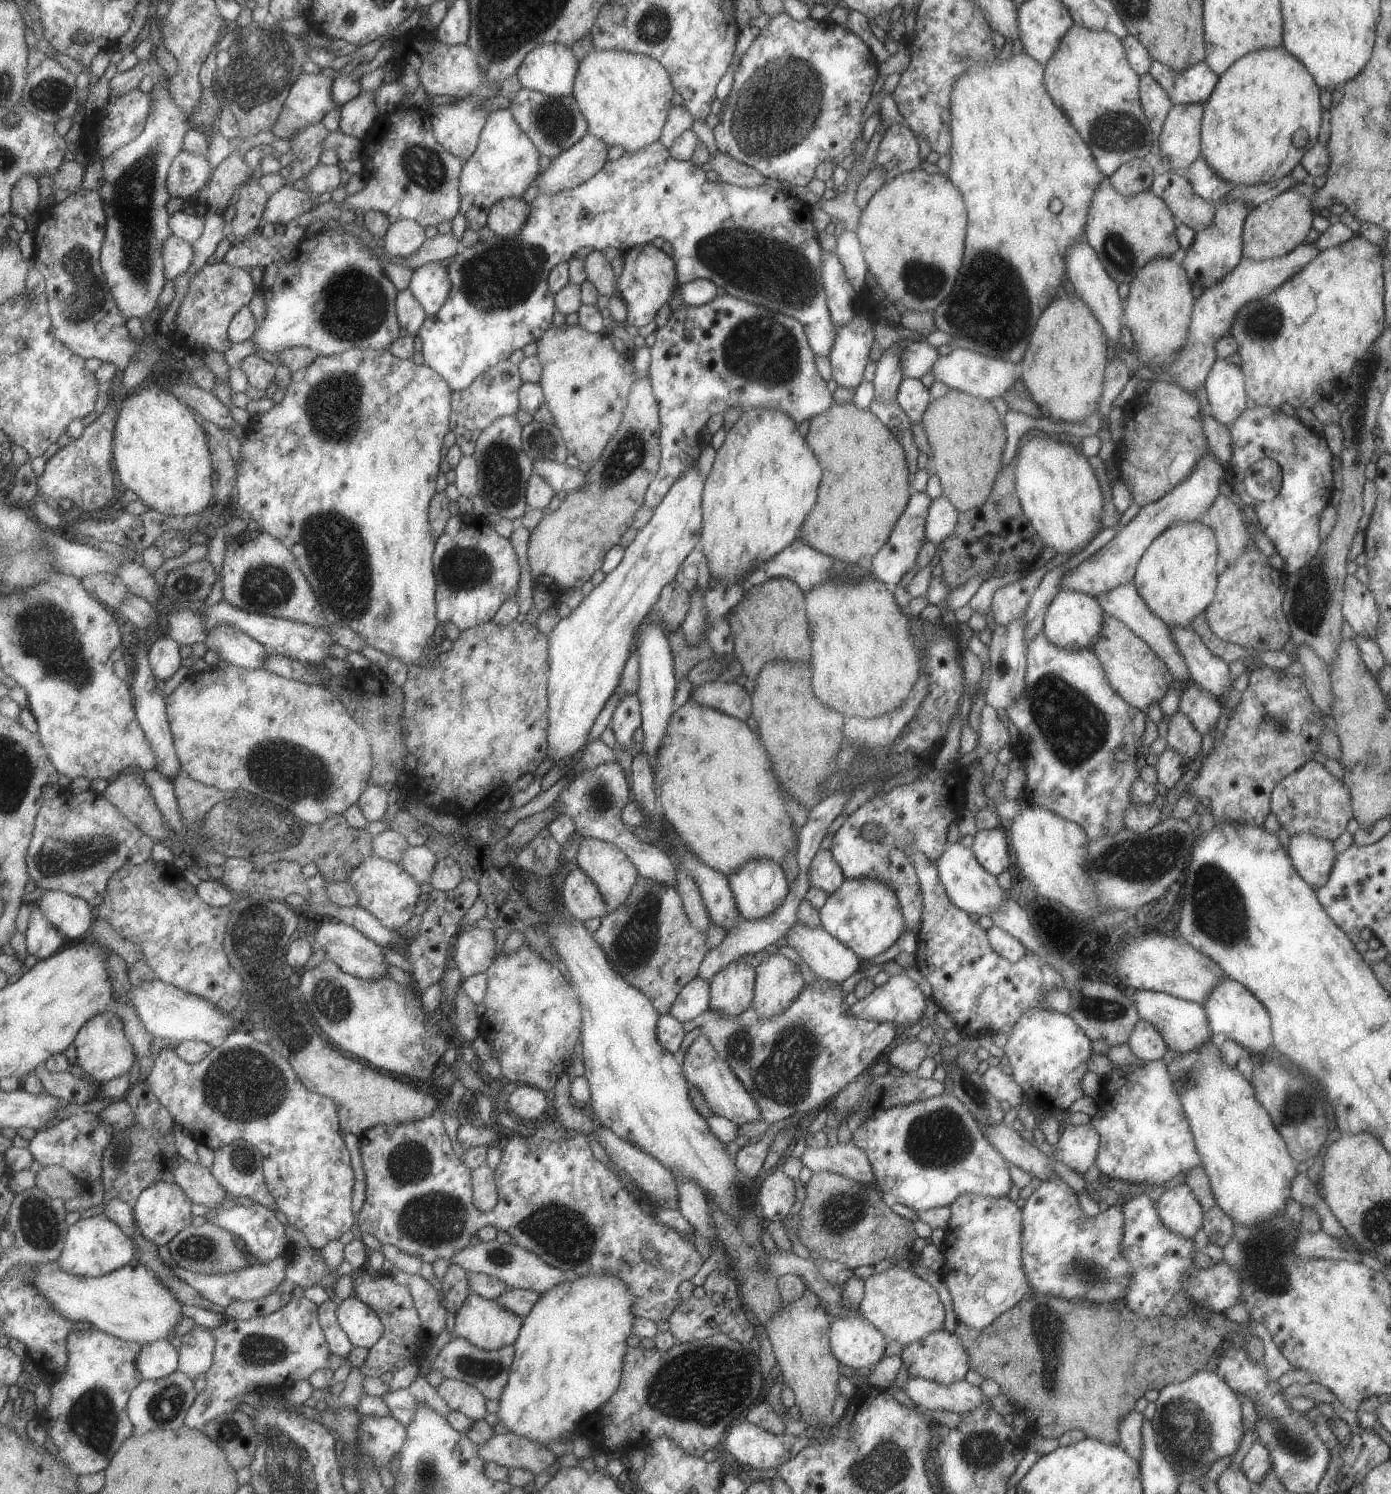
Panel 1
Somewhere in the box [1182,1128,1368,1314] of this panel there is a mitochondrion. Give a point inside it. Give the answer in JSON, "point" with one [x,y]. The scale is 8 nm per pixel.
{"point":[1262,1255]}

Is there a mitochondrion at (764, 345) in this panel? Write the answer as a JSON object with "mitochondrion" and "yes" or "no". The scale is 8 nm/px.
{"mitochondrion":"yes"}

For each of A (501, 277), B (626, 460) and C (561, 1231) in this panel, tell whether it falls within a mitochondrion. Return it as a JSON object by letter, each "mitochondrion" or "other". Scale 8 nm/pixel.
{"A":"mitochondrion","B":"mitochondrion","C":"mitochondrion"}

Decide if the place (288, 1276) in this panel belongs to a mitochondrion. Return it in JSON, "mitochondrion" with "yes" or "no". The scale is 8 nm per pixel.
{"mitochondrion":"no"}

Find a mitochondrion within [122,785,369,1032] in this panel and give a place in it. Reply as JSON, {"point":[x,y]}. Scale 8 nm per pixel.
{"point":[247,824]}

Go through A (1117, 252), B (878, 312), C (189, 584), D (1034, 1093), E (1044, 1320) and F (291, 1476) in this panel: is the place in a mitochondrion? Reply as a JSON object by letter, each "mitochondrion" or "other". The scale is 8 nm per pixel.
{"A":"mitochondrion","B":"other","C":"mitochondrion","D":"other","E":"mitochondrion","F":"mitochondrion"}

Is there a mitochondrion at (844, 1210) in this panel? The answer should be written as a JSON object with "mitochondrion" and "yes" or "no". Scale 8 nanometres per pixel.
{"mitochondrion":"yes"}

